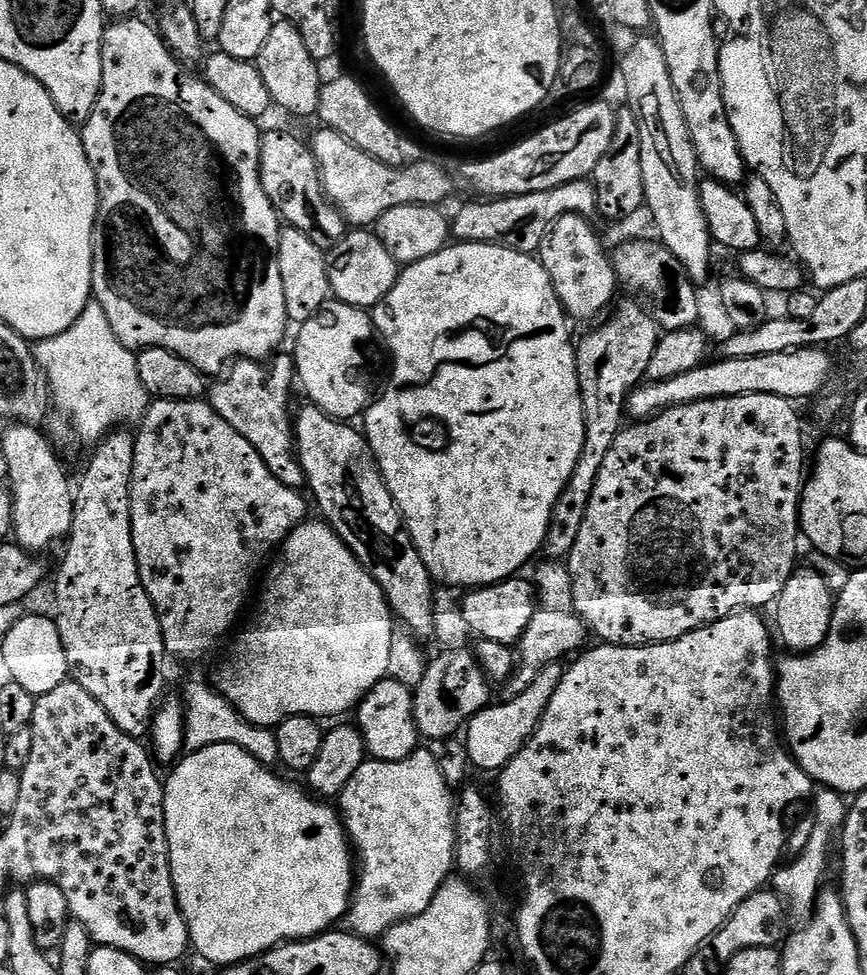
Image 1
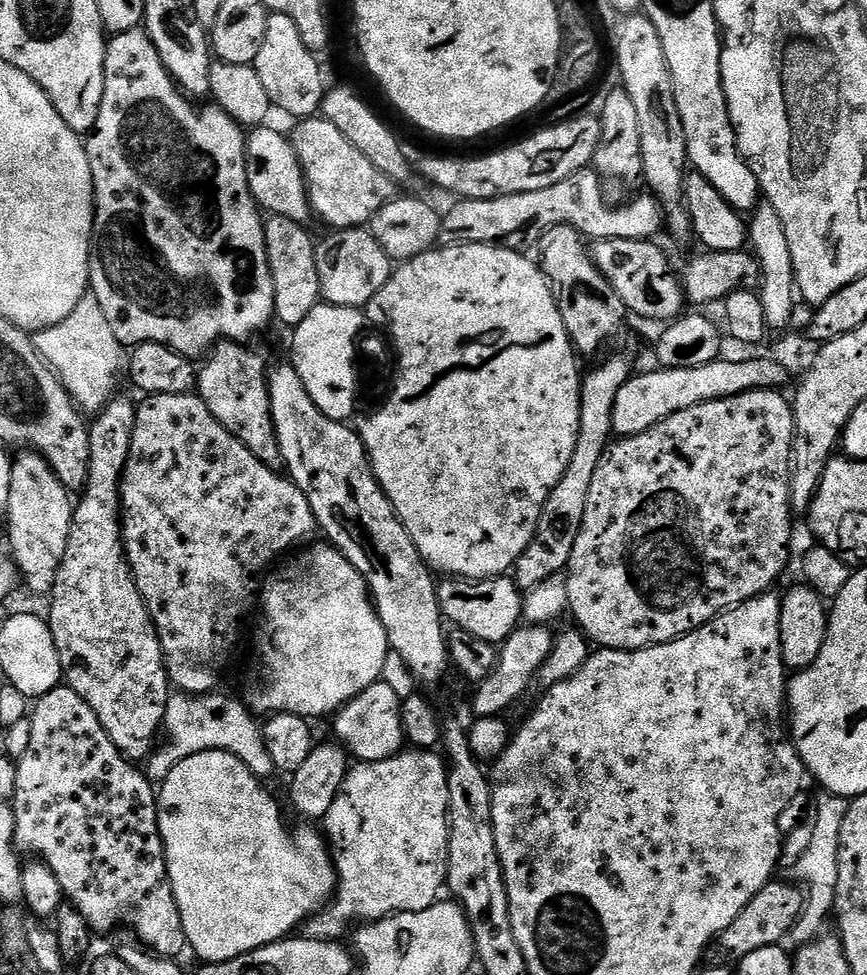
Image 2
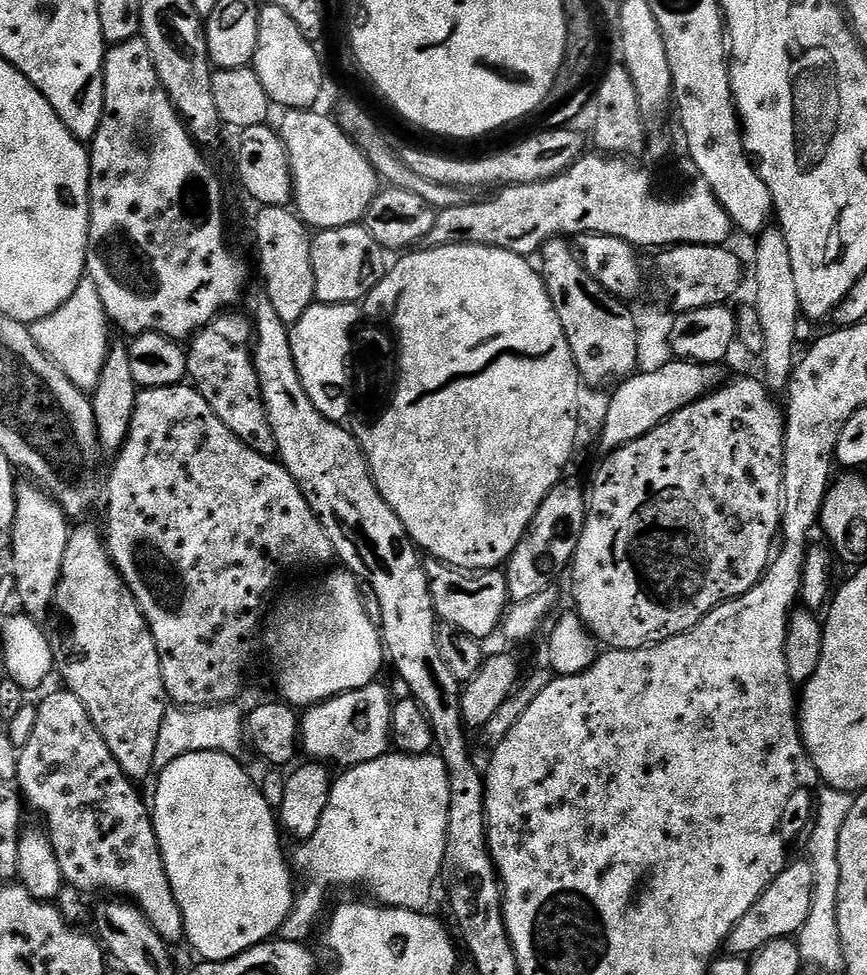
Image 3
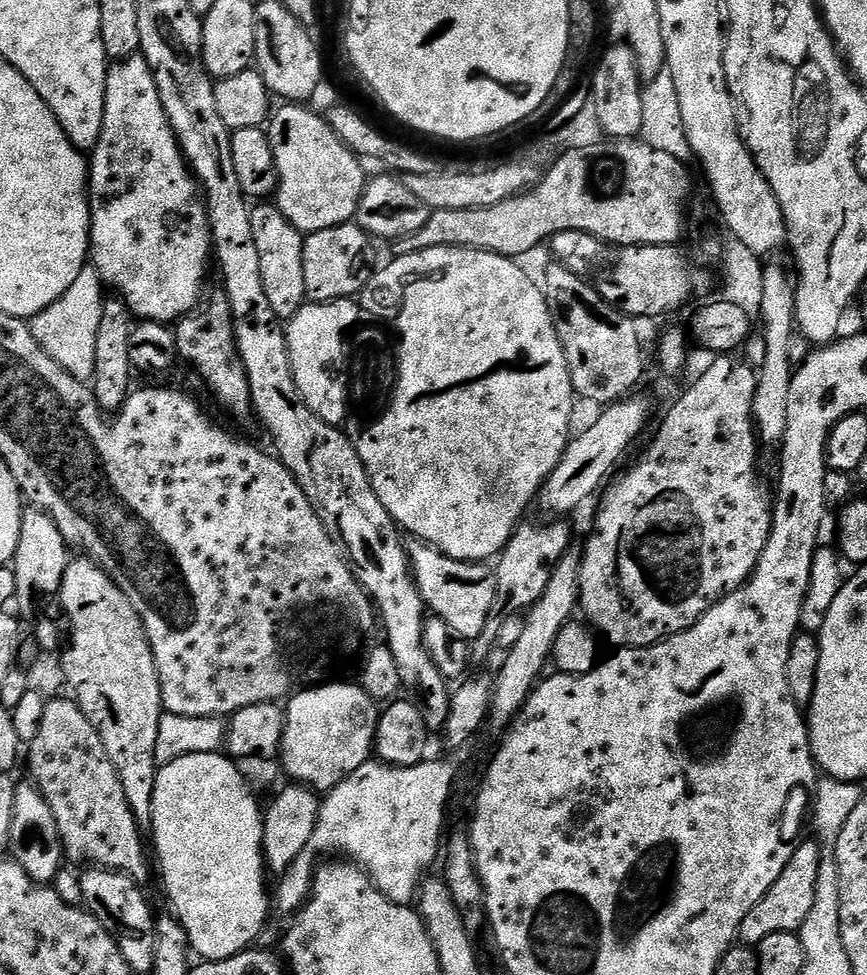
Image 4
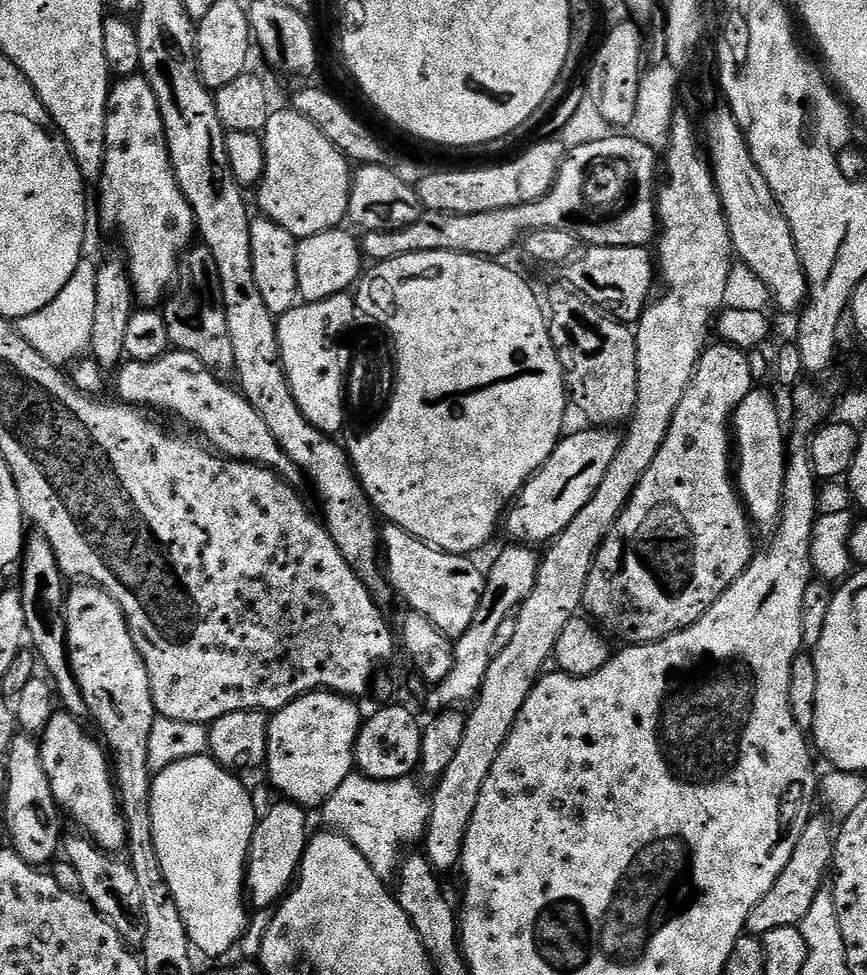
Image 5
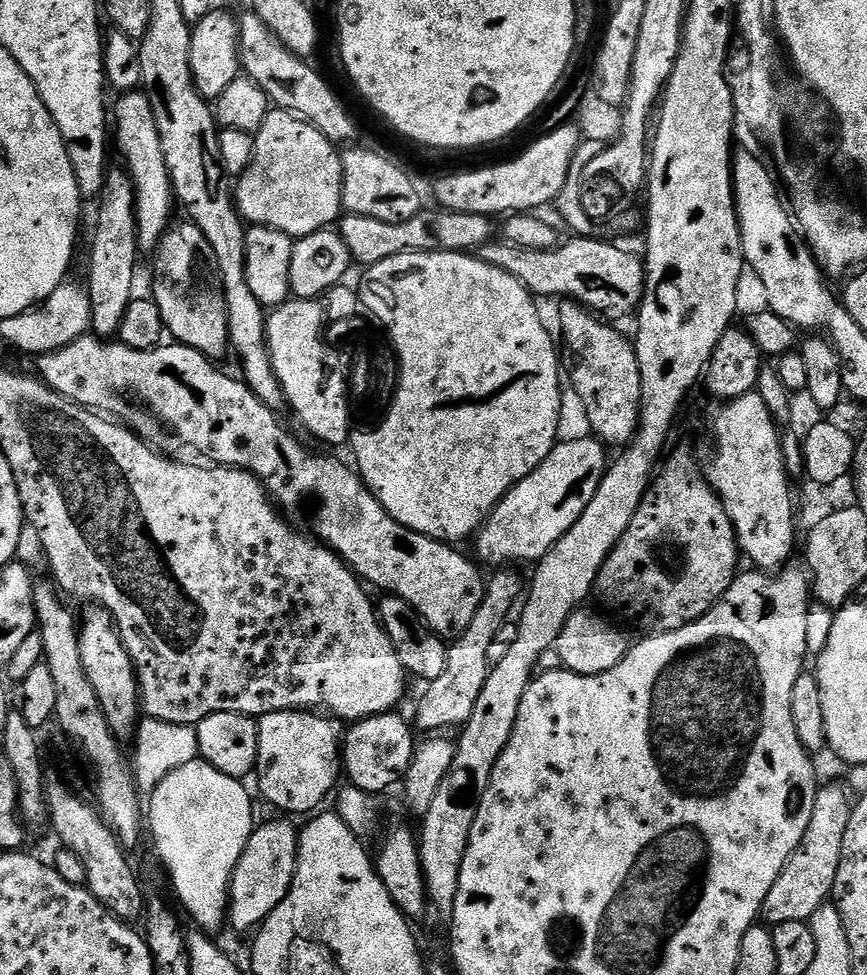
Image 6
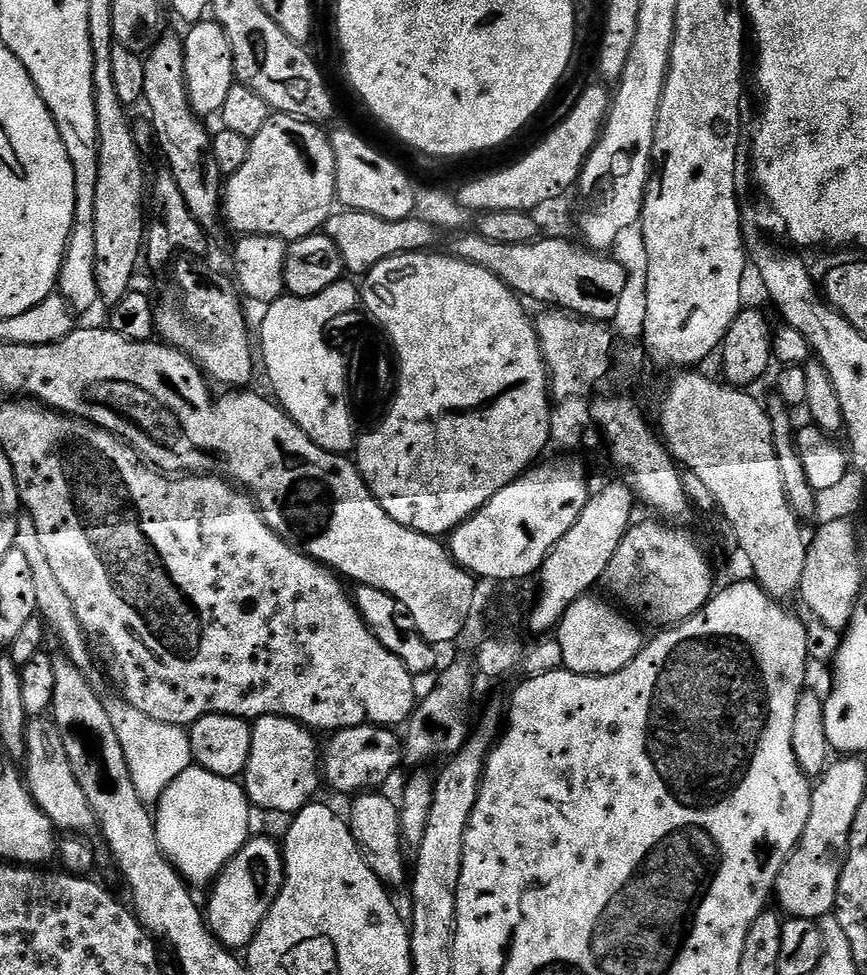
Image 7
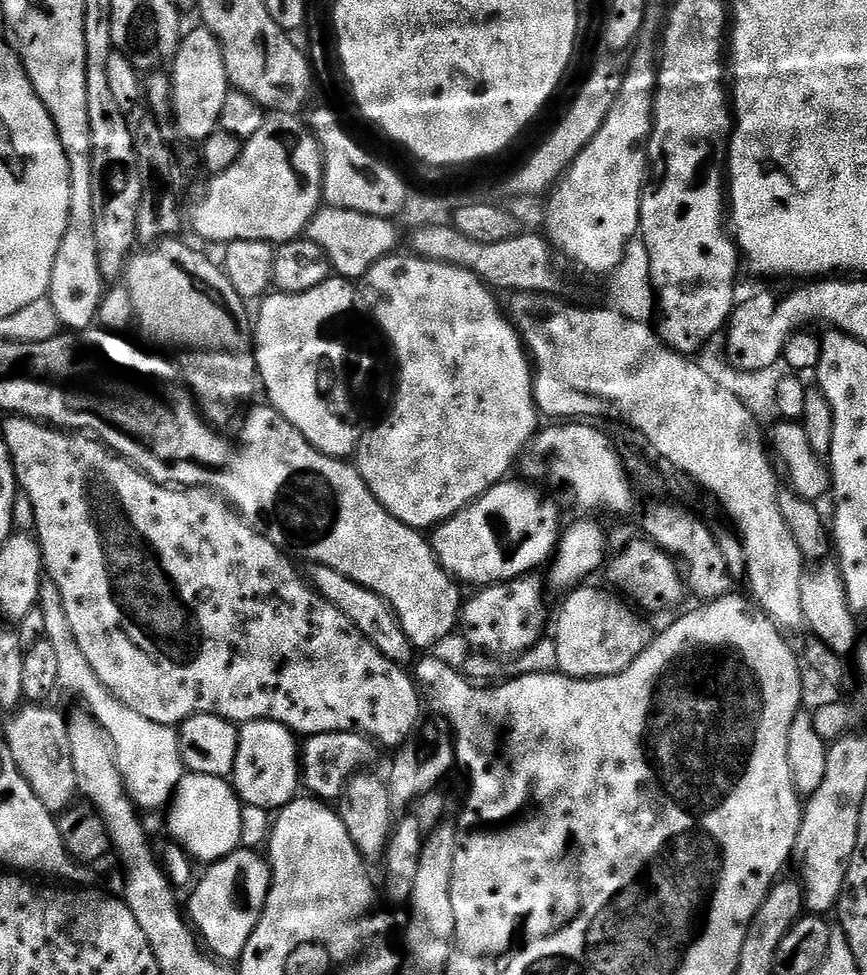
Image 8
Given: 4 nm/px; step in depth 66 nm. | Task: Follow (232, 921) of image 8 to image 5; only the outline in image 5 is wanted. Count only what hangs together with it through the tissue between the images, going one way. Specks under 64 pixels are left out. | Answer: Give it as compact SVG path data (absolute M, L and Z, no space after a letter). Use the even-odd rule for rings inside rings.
M279 803L274 805L265 816L263 813L250 842L246 865L246 896L253 909L254 907L271 909L293 887L304 852L308 848L309 813L298 804Z

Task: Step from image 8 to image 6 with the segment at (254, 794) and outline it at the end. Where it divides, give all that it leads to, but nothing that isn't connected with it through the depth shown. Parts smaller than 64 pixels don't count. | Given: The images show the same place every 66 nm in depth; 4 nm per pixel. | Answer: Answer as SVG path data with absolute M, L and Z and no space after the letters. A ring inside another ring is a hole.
M282 710L259 717L258 758L254 781L260 787L265 802L281 808L284 811L281 813L315 813L321 807L319 804L328 795L333 795L337 787L336 779L339 776L341 779L341 760L341 721L316 710Z

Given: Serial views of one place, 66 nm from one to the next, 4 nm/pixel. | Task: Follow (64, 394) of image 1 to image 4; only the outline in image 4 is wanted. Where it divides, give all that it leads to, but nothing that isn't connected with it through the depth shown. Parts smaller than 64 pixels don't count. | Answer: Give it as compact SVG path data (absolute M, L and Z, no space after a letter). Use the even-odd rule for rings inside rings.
M86 266L74 280L74 286L55 300L46 310L31 317L30 327L34 338L54 358L54 362L73 374L91 377L94 370L94 349L98 343L98 326L102 322L102 310L106 299L106 285L95 267Z

